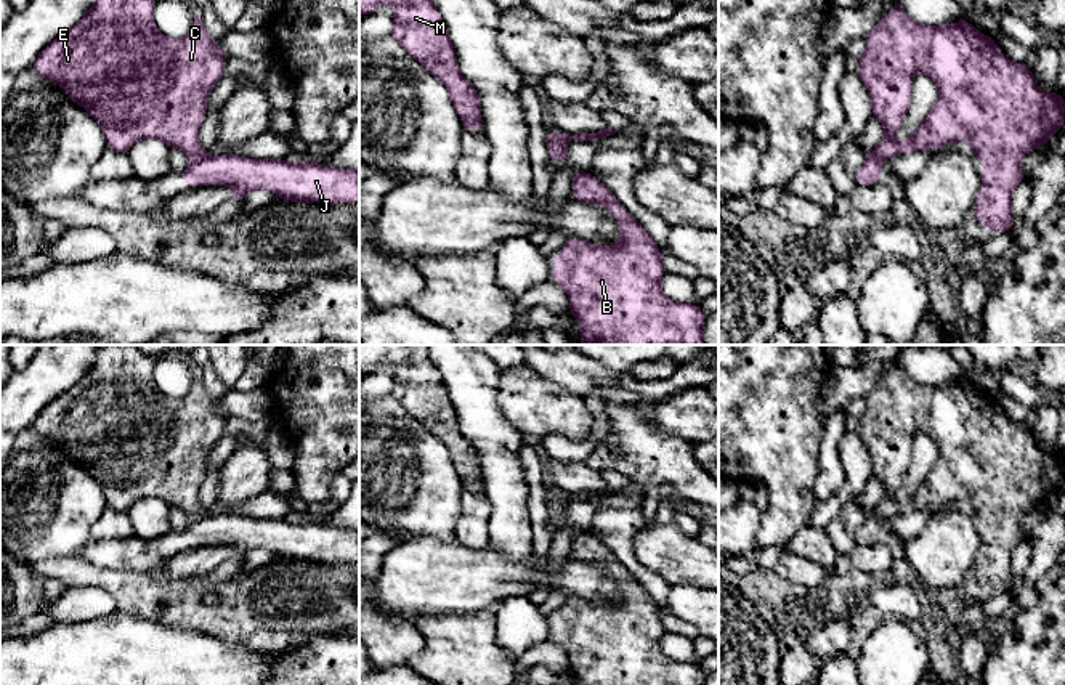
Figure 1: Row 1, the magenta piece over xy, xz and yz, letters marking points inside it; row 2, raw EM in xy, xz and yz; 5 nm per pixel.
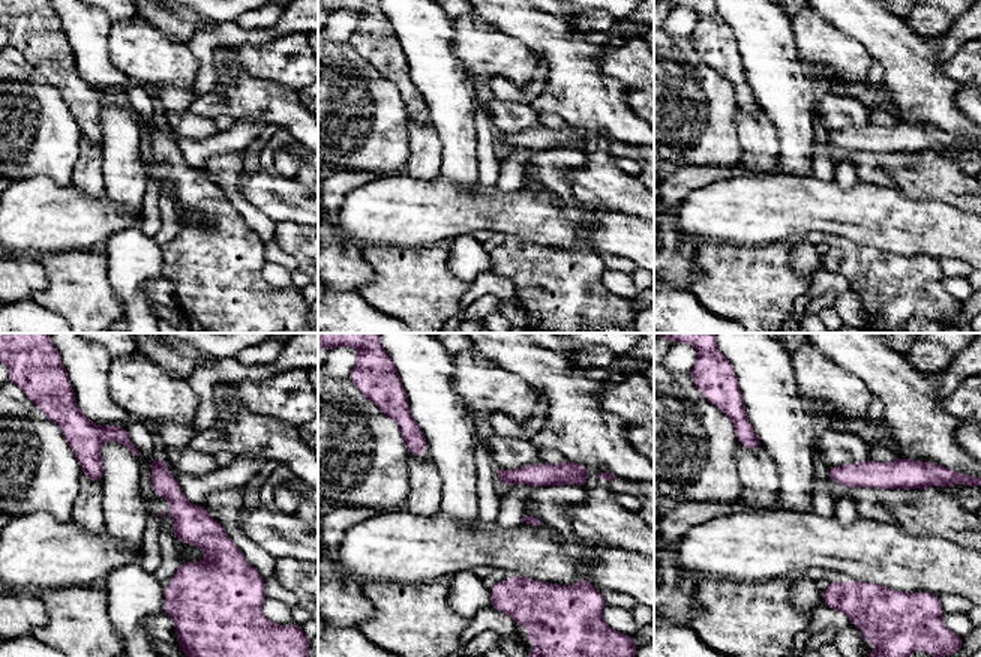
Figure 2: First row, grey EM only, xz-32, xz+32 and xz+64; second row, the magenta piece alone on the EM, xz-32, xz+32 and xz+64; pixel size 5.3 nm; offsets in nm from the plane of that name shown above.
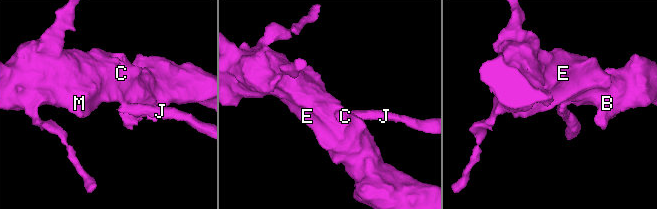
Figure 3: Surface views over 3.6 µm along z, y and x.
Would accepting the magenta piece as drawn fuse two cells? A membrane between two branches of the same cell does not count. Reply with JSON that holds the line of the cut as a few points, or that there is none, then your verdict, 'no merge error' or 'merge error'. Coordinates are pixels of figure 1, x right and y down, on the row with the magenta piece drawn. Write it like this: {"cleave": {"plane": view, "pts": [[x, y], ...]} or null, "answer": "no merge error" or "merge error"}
{"cleave": {"plane": "xy", "pts": [[206, 154], [193, 159]]}, "answer": "merge error"}

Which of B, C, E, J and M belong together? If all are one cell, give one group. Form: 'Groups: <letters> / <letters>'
Groups: B C E M / J

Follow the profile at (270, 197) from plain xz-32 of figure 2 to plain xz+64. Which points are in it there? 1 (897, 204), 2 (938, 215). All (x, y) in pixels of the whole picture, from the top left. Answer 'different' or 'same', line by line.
1: different
2: different

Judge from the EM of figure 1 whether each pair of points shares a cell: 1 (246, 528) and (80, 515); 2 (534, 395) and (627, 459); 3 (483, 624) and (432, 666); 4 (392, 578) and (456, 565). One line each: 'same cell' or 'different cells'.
1: different cells
2: different cells
3: same cell
4: same cell

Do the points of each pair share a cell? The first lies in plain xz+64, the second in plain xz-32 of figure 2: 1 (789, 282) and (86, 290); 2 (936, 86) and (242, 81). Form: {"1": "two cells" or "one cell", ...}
{"1": "one cell", "2": "one cell"}

